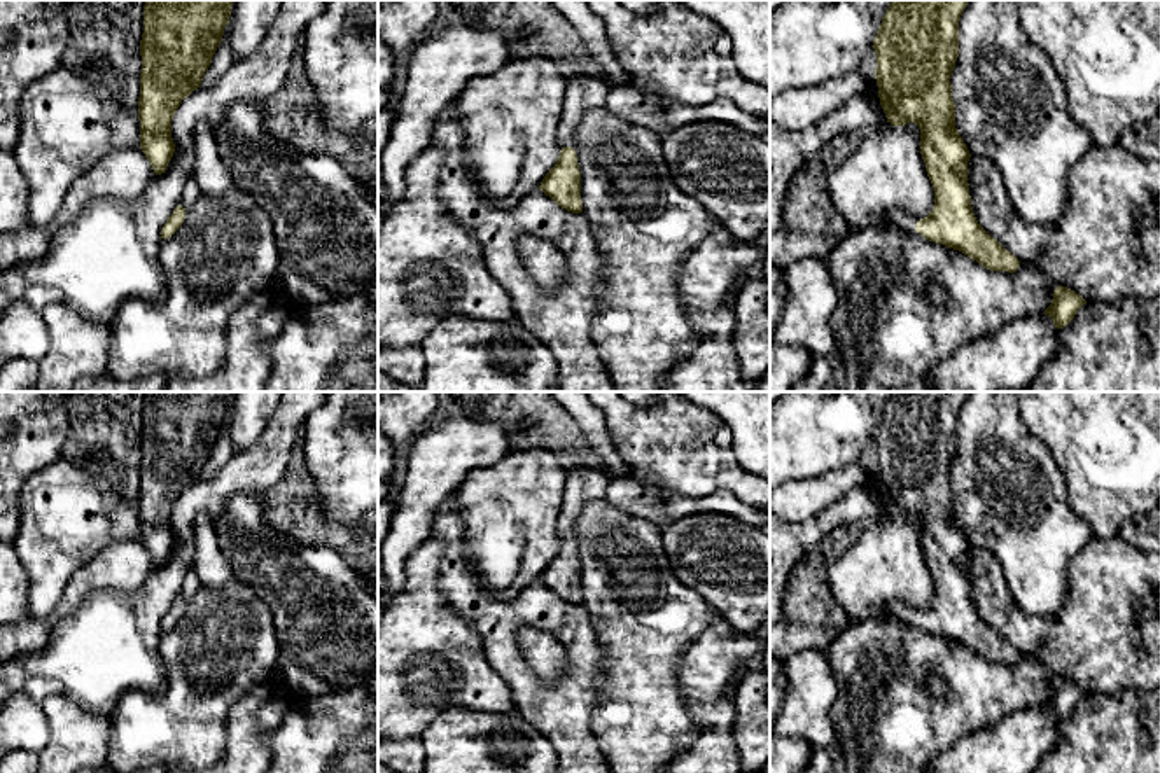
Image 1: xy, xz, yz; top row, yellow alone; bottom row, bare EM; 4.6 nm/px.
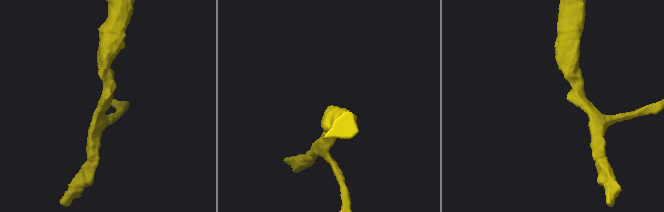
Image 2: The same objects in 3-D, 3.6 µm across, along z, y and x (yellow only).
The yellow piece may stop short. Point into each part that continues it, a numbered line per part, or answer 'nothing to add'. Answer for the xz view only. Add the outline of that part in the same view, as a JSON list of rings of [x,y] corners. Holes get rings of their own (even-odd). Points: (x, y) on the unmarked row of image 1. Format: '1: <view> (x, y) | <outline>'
1: xz (581, 483) | [[[569,460],[558,519],[560,539],[572,539],[581,507],[590,500],[605,497],[609,483],[609,476],[593,470],[586,462]]]

